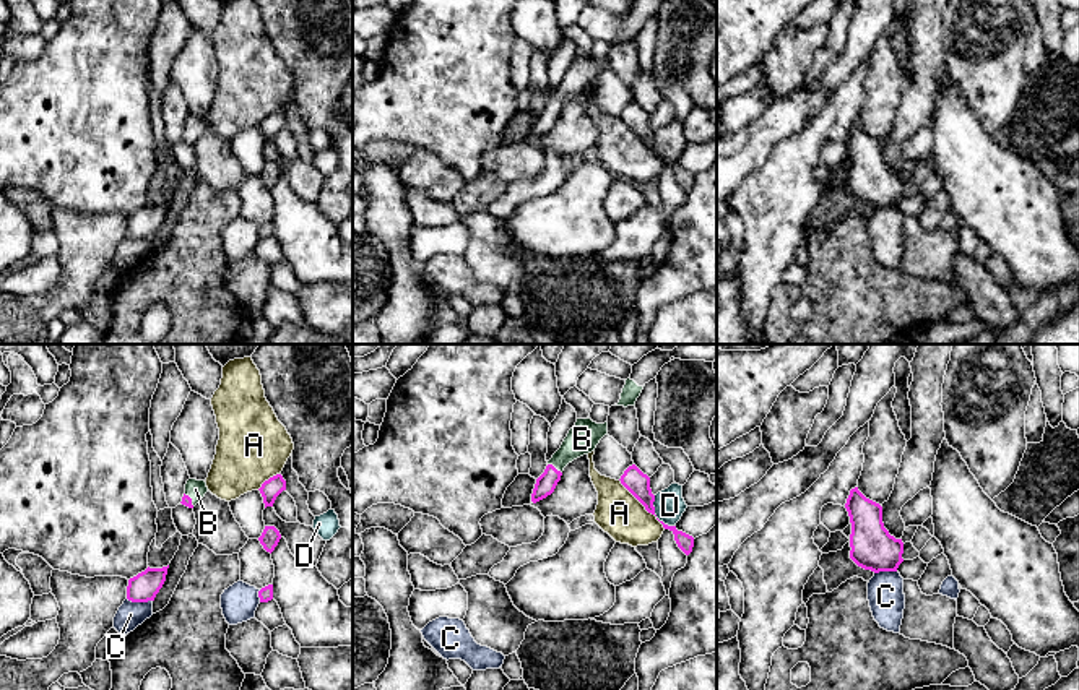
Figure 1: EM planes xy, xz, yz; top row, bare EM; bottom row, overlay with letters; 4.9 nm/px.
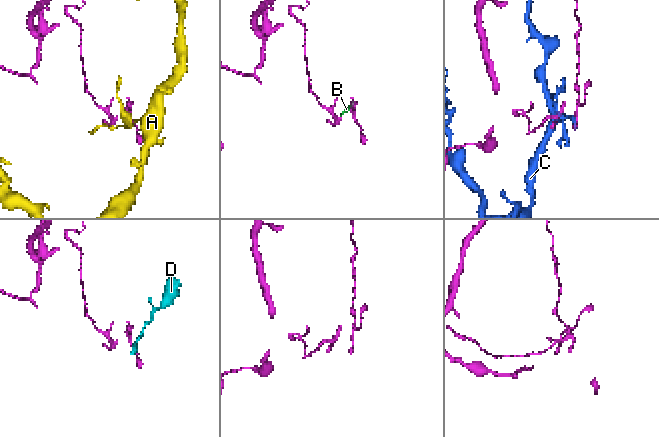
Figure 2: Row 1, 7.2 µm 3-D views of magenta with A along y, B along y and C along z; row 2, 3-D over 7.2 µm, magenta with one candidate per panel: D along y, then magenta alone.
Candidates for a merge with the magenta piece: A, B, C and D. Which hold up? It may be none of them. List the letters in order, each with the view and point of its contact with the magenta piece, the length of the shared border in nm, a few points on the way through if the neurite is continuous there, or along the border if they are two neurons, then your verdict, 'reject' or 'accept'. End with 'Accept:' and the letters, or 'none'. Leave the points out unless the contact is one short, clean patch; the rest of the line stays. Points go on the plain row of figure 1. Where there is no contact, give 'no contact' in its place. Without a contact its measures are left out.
A: meets magenta in xz at (642, 140); contact 340 nm long; reject
B: meets magenta in xz at (553, 103); contact 90 nm long; runs through xz (546, 119), (553, 103), (582, 75); accept
C: meets magenta in xy at (140, 237); contact 130 nm long; reject
D: meets magenta in xz at (655, 151); contact 190 nm long; reject
Accept: B

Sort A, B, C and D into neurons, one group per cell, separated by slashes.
A / B / C / D

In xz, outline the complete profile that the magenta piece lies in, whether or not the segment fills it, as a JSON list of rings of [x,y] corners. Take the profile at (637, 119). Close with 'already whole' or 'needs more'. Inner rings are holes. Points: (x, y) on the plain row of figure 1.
[[[632,101],[624,107],[619,117],[645,143],[648,149],[655,151],[655,132],[652,130],[650,114],[647,110]]]; already whole

